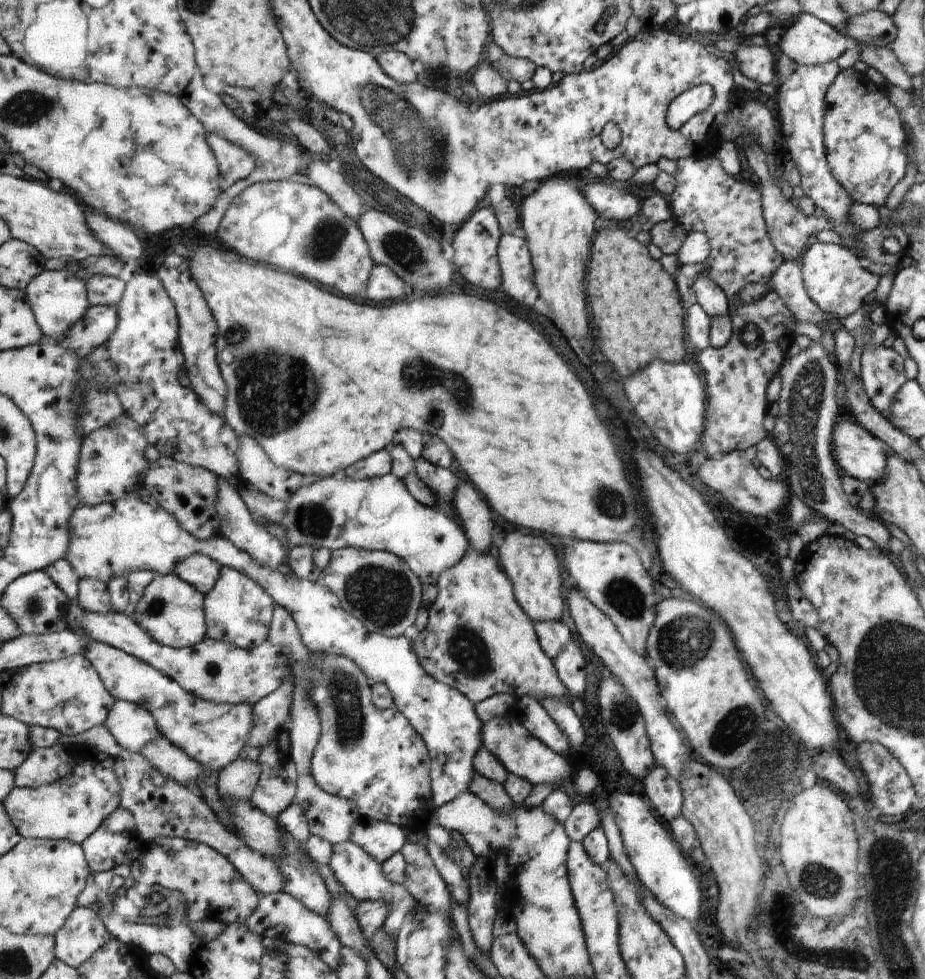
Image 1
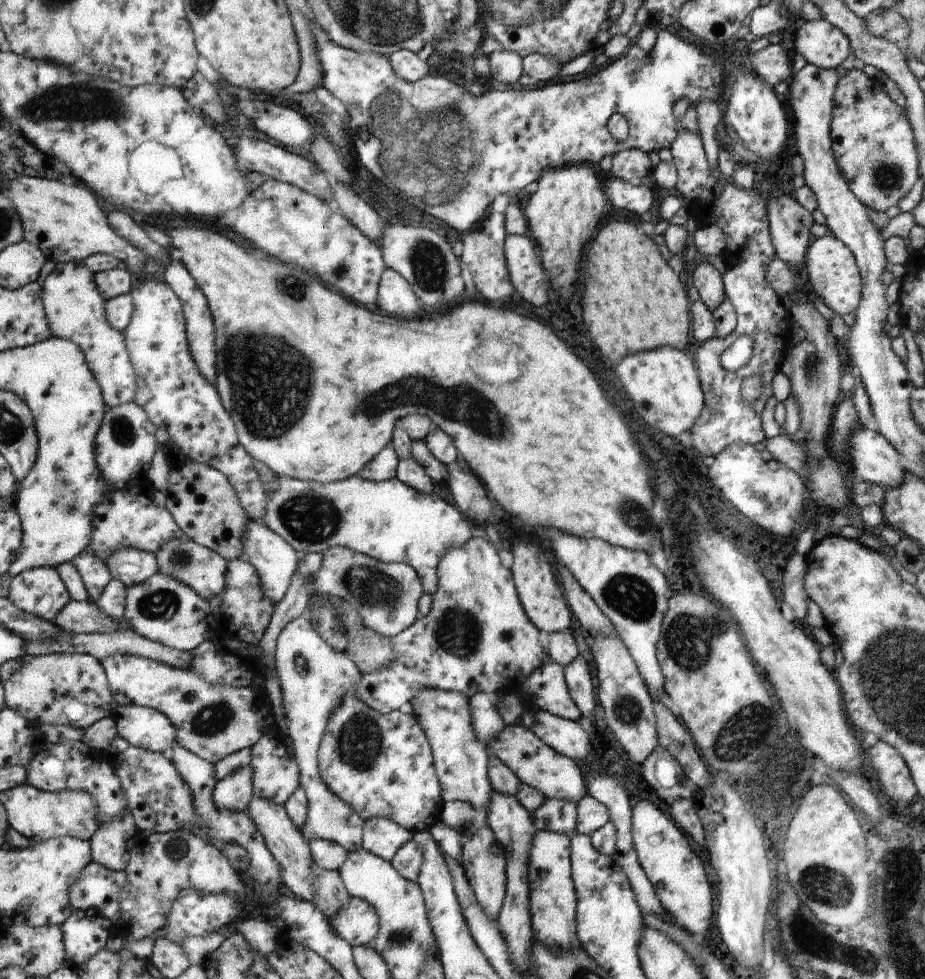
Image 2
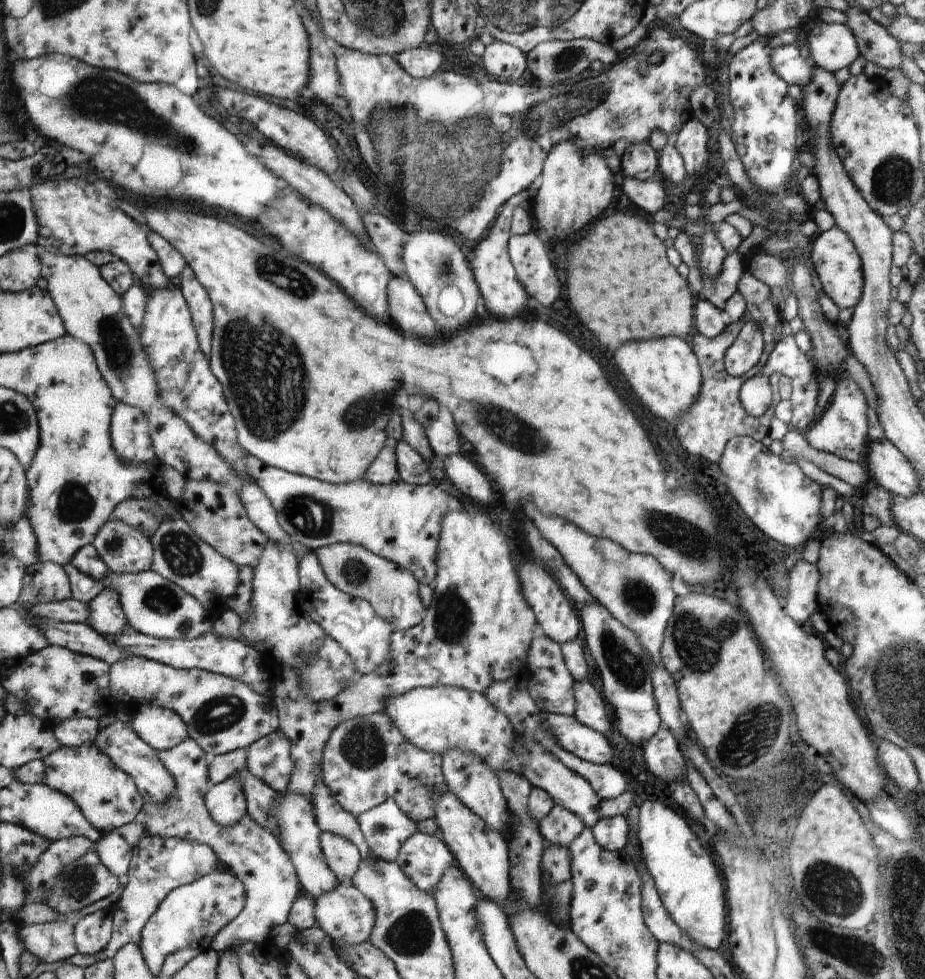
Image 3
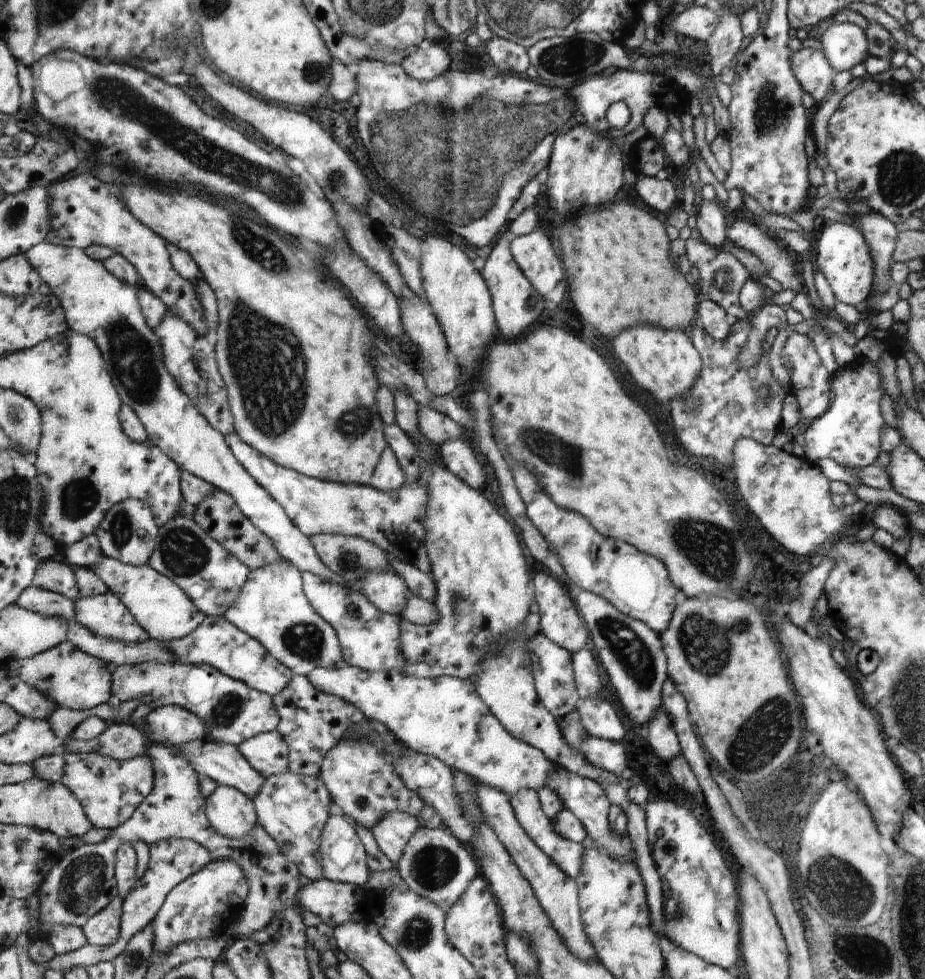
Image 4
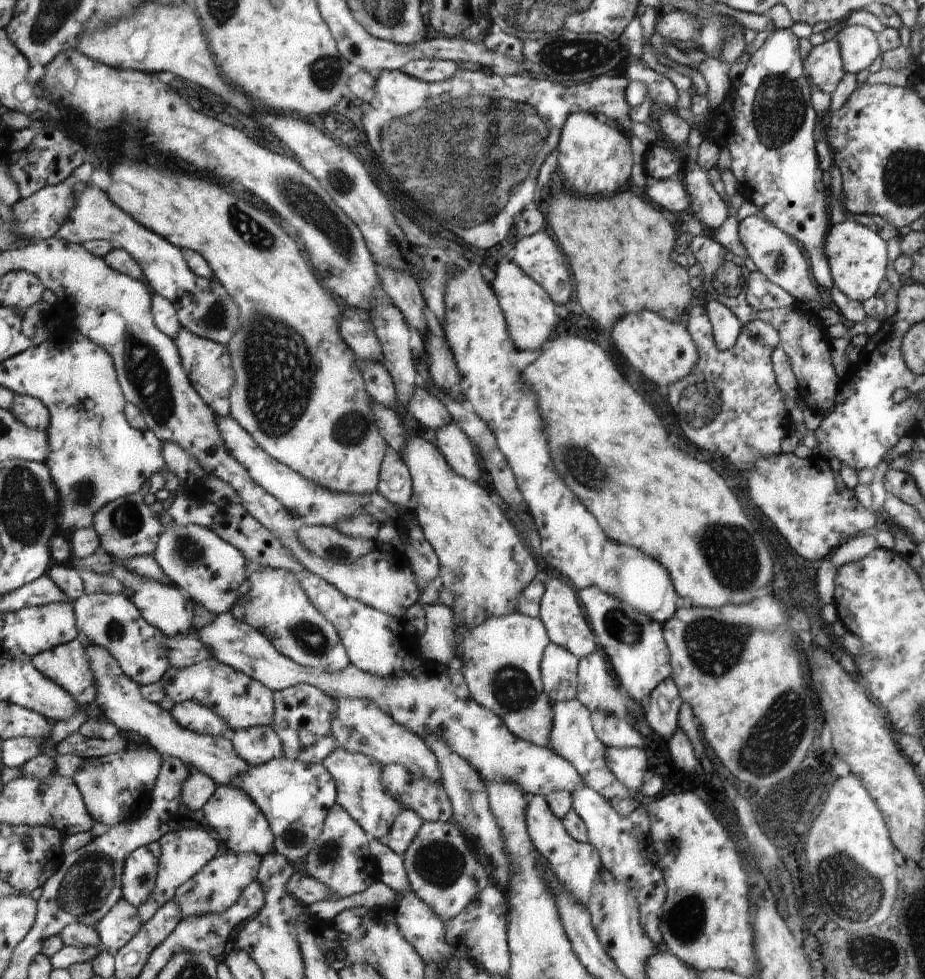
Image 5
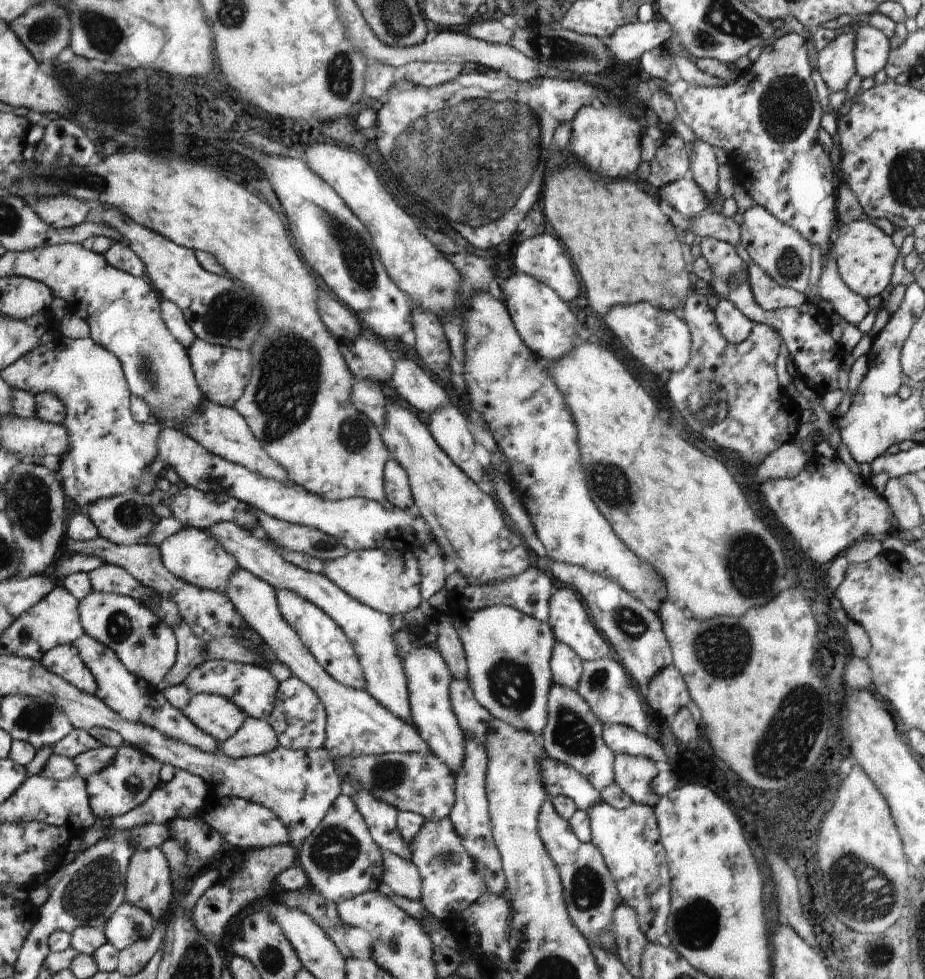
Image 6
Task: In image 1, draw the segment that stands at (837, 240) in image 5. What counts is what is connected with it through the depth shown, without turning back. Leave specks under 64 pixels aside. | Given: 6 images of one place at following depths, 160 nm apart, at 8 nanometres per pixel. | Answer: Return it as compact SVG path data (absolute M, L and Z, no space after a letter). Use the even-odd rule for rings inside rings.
M814 242L800 256L803 285L808 296L827 315L835 318L846 318L859 308L864 308L868 294L875 292L880 276L871 274L862 259L852 250L842 245Z

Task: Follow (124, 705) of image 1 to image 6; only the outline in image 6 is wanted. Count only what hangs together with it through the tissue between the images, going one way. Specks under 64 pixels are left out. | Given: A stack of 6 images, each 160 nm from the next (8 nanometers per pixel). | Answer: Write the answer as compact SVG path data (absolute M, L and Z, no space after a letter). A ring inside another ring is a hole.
M198 693L191 696L190 704L181 711L188 720L194 723L194 726L213 736L219 743L236 734L236 731L242 726L244 719L247 717L231 700L208 693Z

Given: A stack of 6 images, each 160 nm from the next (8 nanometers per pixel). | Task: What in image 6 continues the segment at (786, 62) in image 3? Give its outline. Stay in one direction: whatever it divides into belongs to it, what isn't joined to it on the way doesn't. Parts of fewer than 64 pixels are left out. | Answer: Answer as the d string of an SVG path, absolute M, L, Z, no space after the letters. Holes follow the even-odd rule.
M855 27L847 34L840 34L830 41L827 46L817 52L817 70L822 76L822 80L826 83L830 92L838 92L845 90L848 81L856 74L854 60L854 45L855 45Z

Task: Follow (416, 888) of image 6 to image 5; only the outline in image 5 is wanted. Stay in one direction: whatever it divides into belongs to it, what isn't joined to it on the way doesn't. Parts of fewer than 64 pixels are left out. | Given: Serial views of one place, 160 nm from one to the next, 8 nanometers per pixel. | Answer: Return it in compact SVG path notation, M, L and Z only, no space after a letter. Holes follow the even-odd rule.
M370 838L369 849L381 870L380 881L397 893L410 889L403 855L392 852L392 849L384 841L374 838Z

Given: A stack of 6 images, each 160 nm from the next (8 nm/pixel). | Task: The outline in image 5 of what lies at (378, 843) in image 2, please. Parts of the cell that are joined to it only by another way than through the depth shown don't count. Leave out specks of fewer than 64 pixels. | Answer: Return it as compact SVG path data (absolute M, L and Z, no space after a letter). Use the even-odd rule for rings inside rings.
M404 808L403 812L396 817L391 826L391 832L384 838L384 842L399 855L404 855L411 846L411 842L419 834L423 826L423 820L412 809Z

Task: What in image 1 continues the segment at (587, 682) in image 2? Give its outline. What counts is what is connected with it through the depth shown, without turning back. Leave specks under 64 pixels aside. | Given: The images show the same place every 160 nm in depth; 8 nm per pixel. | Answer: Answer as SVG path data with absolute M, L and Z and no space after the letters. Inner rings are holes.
M570 642L558 657L554 657L553 663L558 670L559 678L574 700L580 698L586 688L586 668L584 668L586 662L580 654L580 648L574 642Z

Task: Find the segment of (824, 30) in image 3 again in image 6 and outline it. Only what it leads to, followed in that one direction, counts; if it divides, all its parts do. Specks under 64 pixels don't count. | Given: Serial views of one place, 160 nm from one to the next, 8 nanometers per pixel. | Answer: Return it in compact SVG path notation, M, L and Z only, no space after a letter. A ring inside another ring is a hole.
M860 21L855 26L854 60L856 74L863 79L874 75L888 62L889 34Z

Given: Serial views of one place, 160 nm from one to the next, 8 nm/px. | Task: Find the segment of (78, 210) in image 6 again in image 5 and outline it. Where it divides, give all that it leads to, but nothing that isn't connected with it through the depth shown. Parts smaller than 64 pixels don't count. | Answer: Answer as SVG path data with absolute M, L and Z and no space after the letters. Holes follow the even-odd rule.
M70 176L57 185L44 186L44 188L33 192L26 198L21 198L21 200L16 201L16 204L13 204L12 210L16 222L18 222L18 232L22 235L20 236L22 242L16 248L23 247L24 245L33 245L55 236L60 226L67 219L70 209L76 205L73 197L75 184L75 178Z

